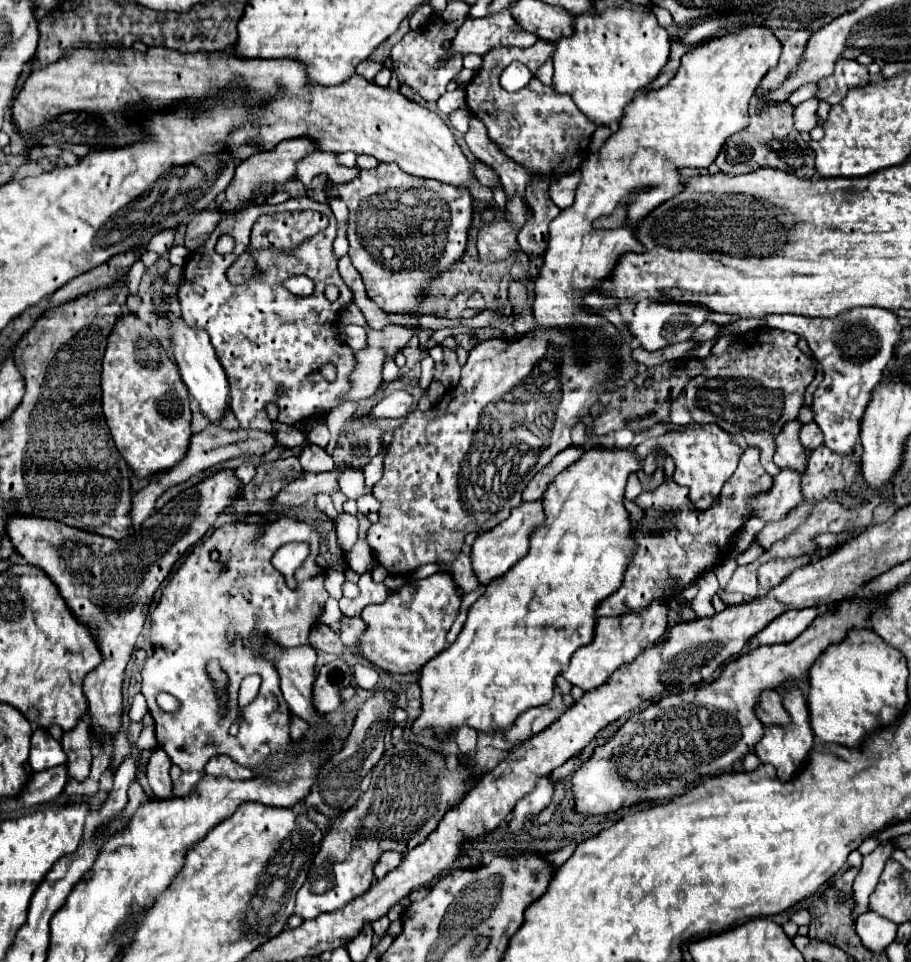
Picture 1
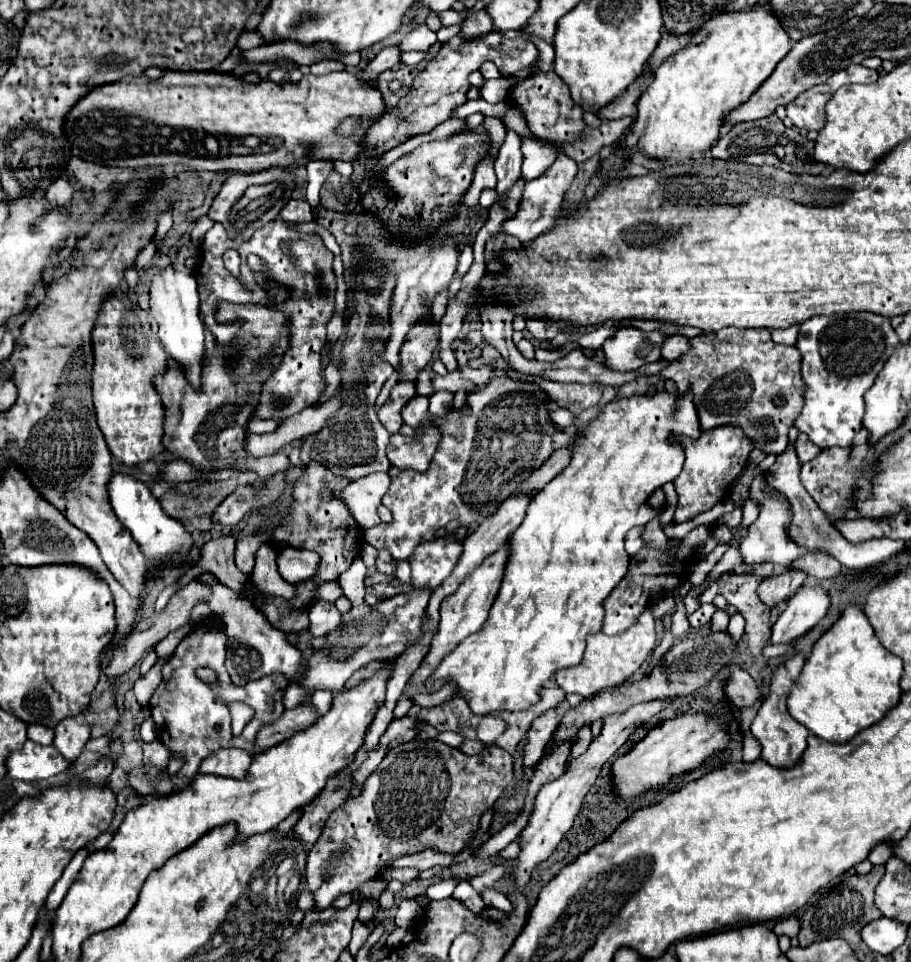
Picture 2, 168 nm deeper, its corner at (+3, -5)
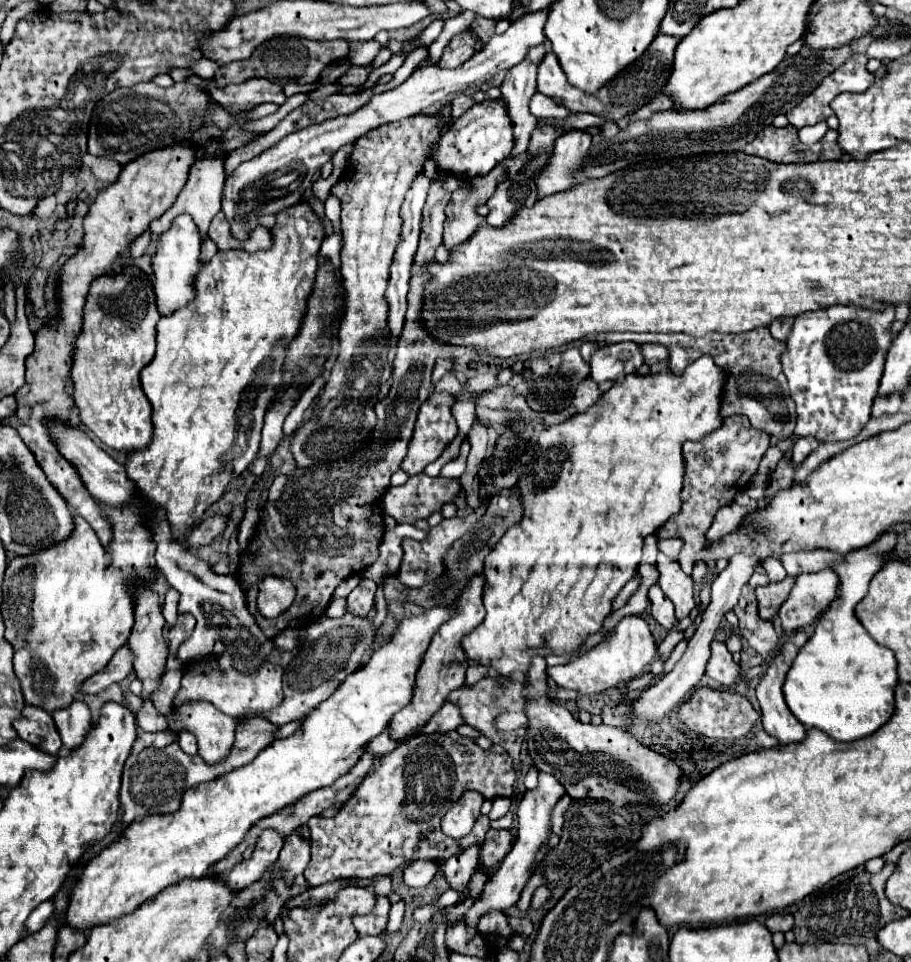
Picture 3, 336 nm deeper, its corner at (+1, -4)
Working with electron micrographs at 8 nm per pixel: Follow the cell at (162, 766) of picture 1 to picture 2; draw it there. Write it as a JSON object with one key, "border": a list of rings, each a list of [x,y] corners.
{"border":[[[154,740],[150,744],[142,744],[142,748],[144,748],[144,762],[146,764],[154,764],[158,768],[166,768],[168,766],[170,750],[160,740]]]}

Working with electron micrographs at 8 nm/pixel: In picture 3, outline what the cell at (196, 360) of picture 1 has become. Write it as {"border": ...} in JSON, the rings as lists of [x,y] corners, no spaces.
{"border":[[[178,215],[172,221],[172,227],[158,239],[158,251],[152,257],[152,267],[154,267],[154,295],[156,295],[156,307],[160,315],[172,315],[176,309],[182,309],[196,297],[196,287],[194,287],[194,277],[200,269],[200,235],[196,229],[196,223],[188,215]]]}

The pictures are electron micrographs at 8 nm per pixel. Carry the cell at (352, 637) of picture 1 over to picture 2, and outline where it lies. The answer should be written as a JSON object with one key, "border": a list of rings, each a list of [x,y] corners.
{"border":[[[322,600],[314,602],[308,618],[310,618],[308,630],[314,638],[326,636],[332,628],[336,628],[340,624],[340,612],[336,610],[336,606],[330,602],[322,602]]]}

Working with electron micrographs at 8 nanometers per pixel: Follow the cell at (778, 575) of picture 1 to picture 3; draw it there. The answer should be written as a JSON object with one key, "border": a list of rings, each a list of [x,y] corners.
{"border":[[[786,577],[780,583],[770,583],[764,587],[756,587],[756,595],[758,595],[758,611],[762,619],[774,619],[780,605],[788,599],[788,593],[792,589],[792,585],[796,583],[794,577]]]}

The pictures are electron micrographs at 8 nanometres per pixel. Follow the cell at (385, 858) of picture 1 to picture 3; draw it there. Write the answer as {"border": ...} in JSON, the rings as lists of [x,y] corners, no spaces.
{"border":[[[414,861],[406,871],[404,871],[404,883],[412,889],[418,889],[418,887],[426,887],[434,875],[438,873],[438,867],[434,861]]]}

